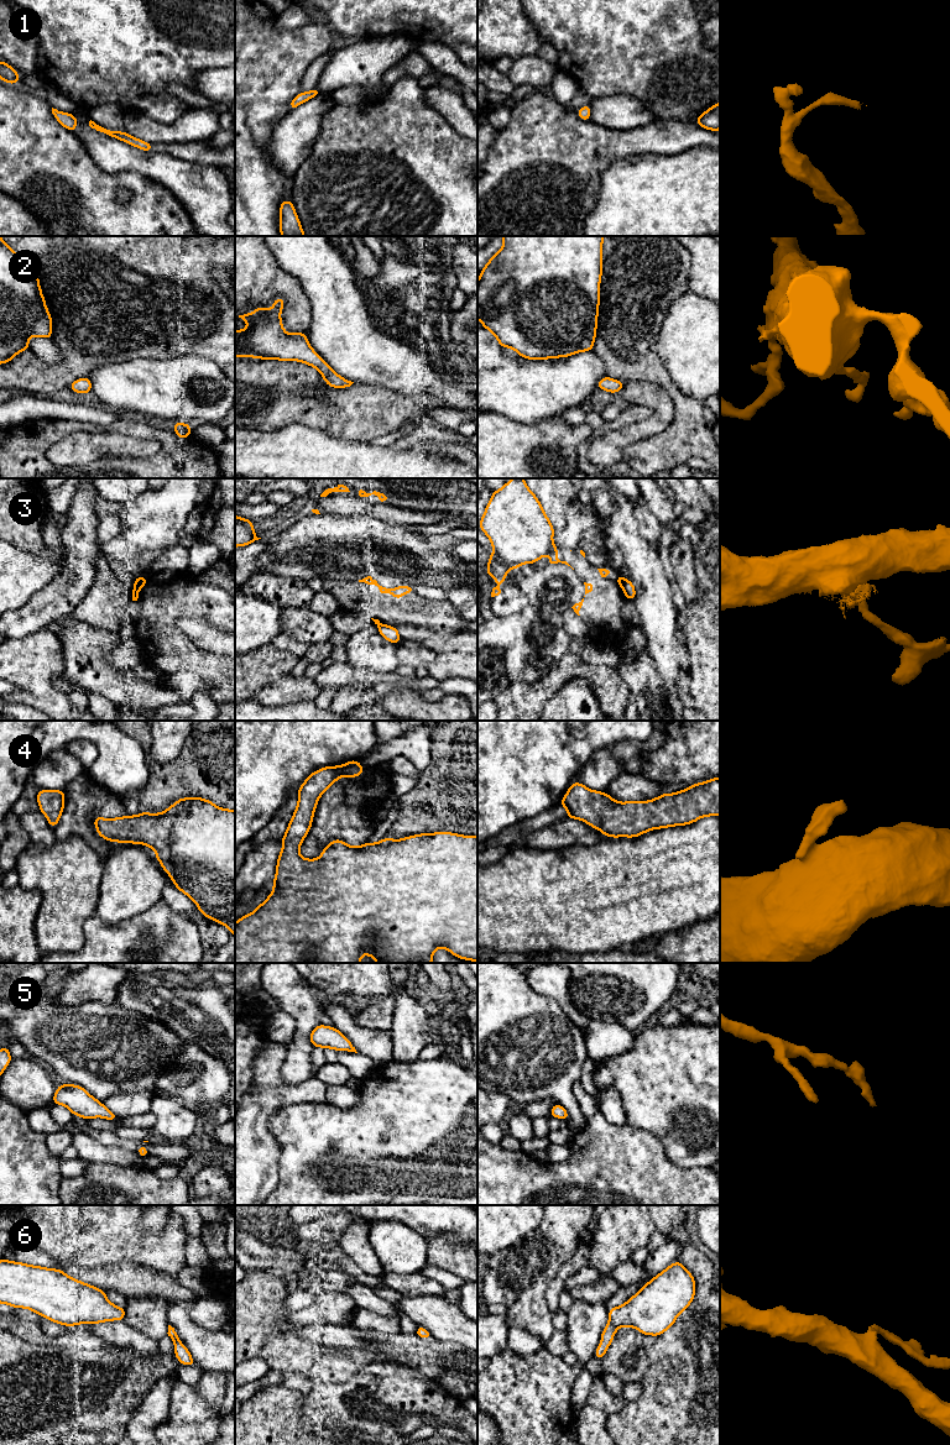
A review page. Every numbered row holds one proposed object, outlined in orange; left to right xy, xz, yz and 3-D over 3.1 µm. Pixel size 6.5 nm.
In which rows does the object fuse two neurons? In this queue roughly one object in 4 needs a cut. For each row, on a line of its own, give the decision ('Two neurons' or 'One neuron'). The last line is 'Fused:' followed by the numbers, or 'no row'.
1: One neuron
2: One neuron
3: Two neurons
4: One neuron
5: One neuron
6: One neuron
Fused: 3

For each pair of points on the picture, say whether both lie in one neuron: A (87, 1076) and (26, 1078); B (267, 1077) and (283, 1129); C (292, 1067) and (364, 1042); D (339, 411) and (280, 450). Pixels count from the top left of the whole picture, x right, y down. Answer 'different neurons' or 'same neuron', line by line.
A: different neurons
B: different neurons
C: different neurons
D: different neurons

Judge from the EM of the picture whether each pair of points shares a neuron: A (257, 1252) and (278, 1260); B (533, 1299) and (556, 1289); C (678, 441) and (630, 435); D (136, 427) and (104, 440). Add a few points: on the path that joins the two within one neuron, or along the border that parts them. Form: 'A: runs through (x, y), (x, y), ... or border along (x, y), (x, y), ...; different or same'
A: runs through (262, 1256), (273, 1258); same
B: border along (559, 1270), (544, 1294), (551, 1314); different
C: border along (671, 422), (662, 432), (631, 443), (622, 455); different
D: border along (90, 433), (116, 432), (149, 440); different

